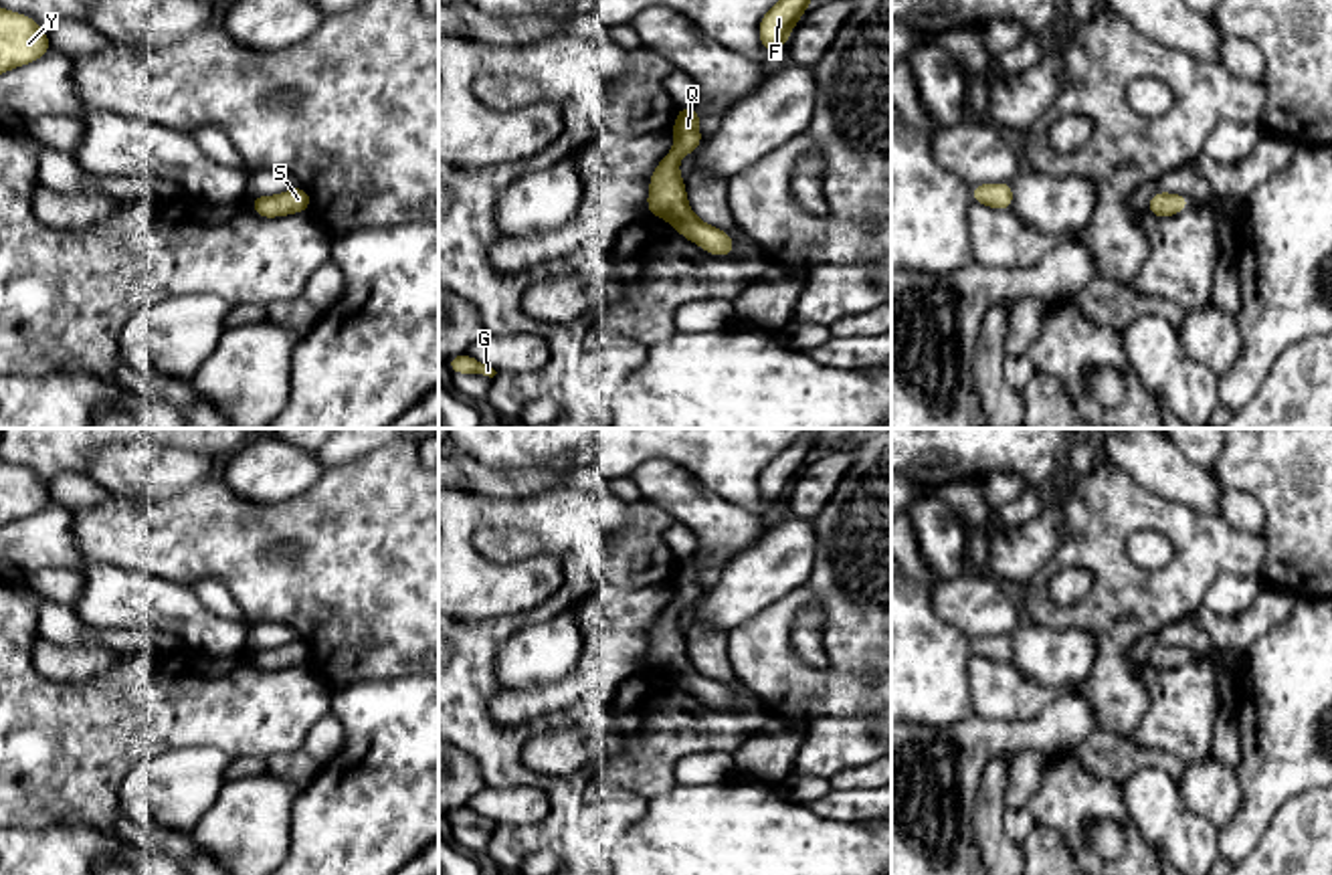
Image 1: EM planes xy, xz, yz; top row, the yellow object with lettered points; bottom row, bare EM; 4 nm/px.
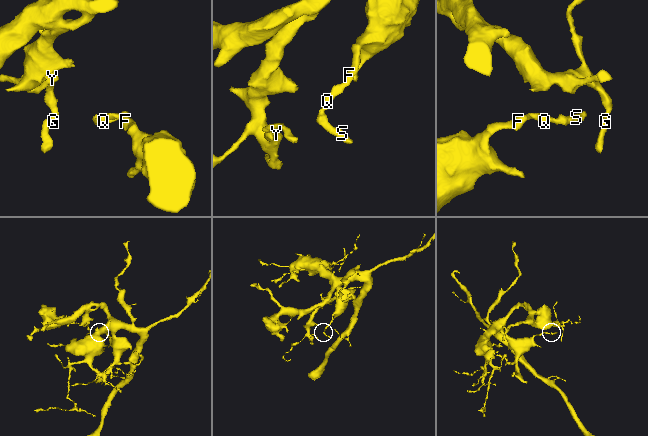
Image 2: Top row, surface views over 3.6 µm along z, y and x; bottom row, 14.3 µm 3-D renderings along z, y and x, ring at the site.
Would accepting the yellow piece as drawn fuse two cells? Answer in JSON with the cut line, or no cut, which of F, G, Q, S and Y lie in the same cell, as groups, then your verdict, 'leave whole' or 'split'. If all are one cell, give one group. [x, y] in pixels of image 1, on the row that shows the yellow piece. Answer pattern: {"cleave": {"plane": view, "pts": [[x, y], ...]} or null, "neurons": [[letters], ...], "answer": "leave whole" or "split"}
{"cleave": null, "neurons": [["F", "G", "Q", "S", "Y"]], "answer": "leave whole"}

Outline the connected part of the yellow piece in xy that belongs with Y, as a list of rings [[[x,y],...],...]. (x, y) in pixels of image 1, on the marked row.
[[[0,6],[0,75],[38,61],[49,51],[49,34],[28,14]]]

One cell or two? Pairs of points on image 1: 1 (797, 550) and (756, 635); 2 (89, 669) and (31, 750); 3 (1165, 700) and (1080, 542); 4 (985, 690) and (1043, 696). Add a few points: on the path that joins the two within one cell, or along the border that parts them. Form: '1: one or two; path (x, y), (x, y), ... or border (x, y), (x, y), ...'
1: two; border (811, 572), (732, 627)
2: two; border (35, 667), (53, 679), (96, 679), (108, 675)
3: two; border (1140, 671), (1149, 698), (1143, 720)
4: one; path (999, 690), (1009, 696), (1029, 696)

